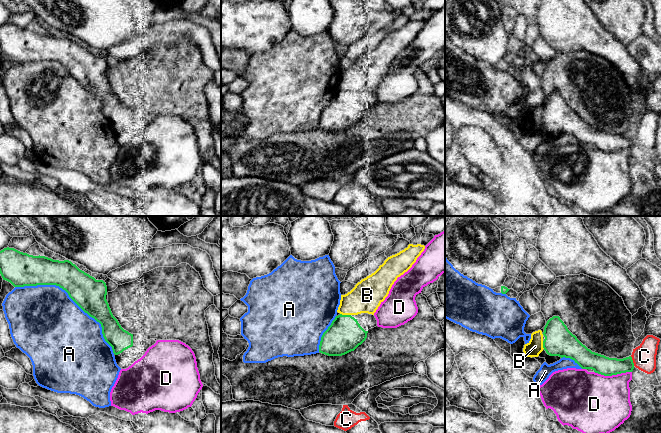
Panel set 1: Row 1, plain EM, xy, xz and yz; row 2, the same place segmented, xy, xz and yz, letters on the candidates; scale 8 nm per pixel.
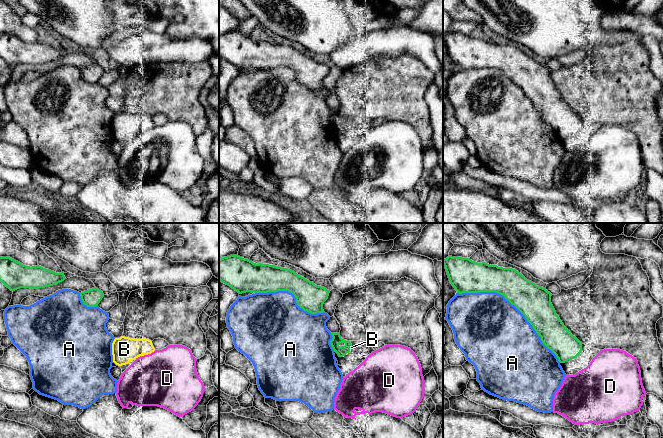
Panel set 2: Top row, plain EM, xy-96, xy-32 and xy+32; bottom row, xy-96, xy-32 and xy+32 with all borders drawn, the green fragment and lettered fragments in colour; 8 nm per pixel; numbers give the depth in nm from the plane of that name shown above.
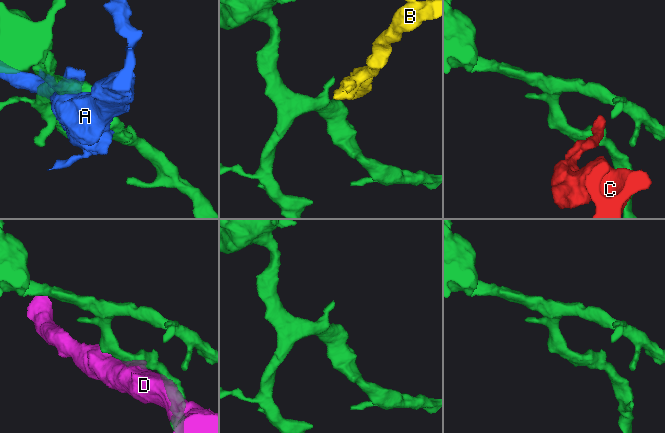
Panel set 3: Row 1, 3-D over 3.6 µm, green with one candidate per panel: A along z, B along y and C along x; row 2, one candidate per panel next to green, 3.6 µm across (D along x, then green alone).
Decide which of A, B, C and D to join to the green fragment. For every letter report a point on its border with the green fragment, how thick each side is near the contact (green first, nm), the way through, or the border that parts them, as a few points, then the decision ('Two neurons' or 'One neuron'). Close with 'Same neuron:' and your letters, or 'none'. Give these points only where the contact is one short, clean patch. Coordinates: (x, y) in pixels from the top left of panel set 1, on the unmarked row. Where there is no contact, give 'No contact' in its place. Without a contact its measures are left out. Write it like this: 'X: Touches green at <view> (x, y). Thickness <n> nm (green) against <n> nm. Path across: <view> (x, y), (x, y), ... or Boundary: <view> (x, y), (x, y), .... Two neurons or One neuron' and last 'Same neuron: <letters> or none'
A: Touches green at xy (72, 75). Thickness 260 nm (green) against 500 nm. Two neurons
B: Touches green at xz (345, 91). Thickness 280 nm (green) against 260 nm. Two neurons
C: Touches green at yz (632, 137). Thickness 150 nm (green) against 190 nm. Boundary: yz (630, 132), (634, 141). Two neurons
D: Touches green at yz (613, 150). Thickness 160 nm (green) against 440 nm. Two neurons
Same neuron: none

